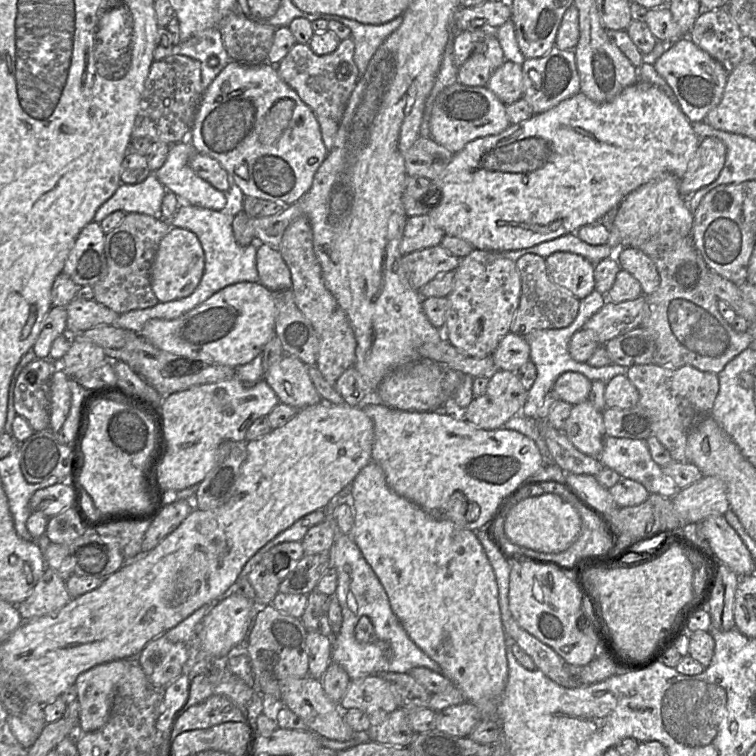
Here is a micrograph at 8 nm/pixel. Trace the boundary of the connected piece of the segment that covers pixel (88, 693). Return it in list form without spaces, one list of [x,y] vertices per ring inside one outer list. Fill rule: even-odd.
[[[120,659],[96,665],[79,674],[75,686],[80,705],[79,726],[84,733],[101,729],[109,720],[118,683],[135,659]]]

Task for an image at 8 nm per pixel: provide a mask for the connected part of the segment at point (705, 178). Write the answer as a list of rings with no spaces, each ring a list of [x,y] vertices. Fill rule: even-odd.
[[[717,137],[700,139],[699,147],[679,181],[679,193],[687,198],[712,183],[720,174],[726,159],[726,146]]]

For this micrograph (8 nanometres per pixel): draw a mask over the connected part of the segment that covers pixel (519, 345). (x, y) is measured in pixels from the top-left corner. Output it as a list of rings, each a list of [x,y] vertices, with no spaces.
[[[507,333],[499,341],[492,353],[493,360],[499,370],[516,372],[529,360],[530,347],[523,336]]]

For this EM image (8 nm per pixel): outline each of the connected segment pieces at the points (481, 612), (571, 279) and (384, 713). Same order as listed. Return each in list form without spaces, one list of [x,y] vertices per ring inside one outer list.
[[[374,461],[366,465],[352,481],[351,494],[354,499],[354,525],[350,537],[383,585],[393,613],[412,641],[440,665],[441,673],[461,690],[466,701],[479,709],[482,719],[497,720],[497,707],[508,680],[505,632],[501,620],[495,573],[475,531],[459,527],[448,518],[431,515],[416,503],[396,494],[388,486],[381,466]]]
[[[558,251],[546,259],[549,278],[579,300],[595,289],[595,264],[581,255]]]
[[[378,675],[351,681],[339,707],[342,711],[359,709],[365,712],[370,717],[371,726],[380,724],[399,708],[391,686]]]

